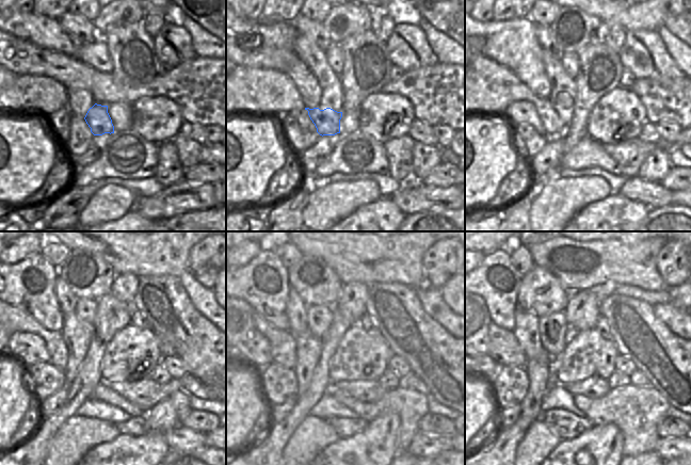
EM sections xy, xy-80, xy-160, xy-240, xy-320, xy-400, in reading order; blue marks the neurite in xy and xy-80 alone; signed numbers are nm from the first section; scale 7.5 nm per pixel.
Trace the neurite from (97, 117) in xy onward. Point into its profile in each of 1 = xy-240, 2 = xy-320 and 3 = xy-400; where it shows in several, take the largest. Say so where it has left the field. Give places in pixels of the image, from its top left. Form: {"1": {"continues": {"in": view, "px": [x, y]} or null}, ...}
{"1": {"continues": {"in": "xy-240", "px": [55, 347]}}, "2": {"continues": {"in": "xy-320", "px": [283, 345]}}, "3": {"continues": {"in": "xy-400", "px": [502, 347]}}}

